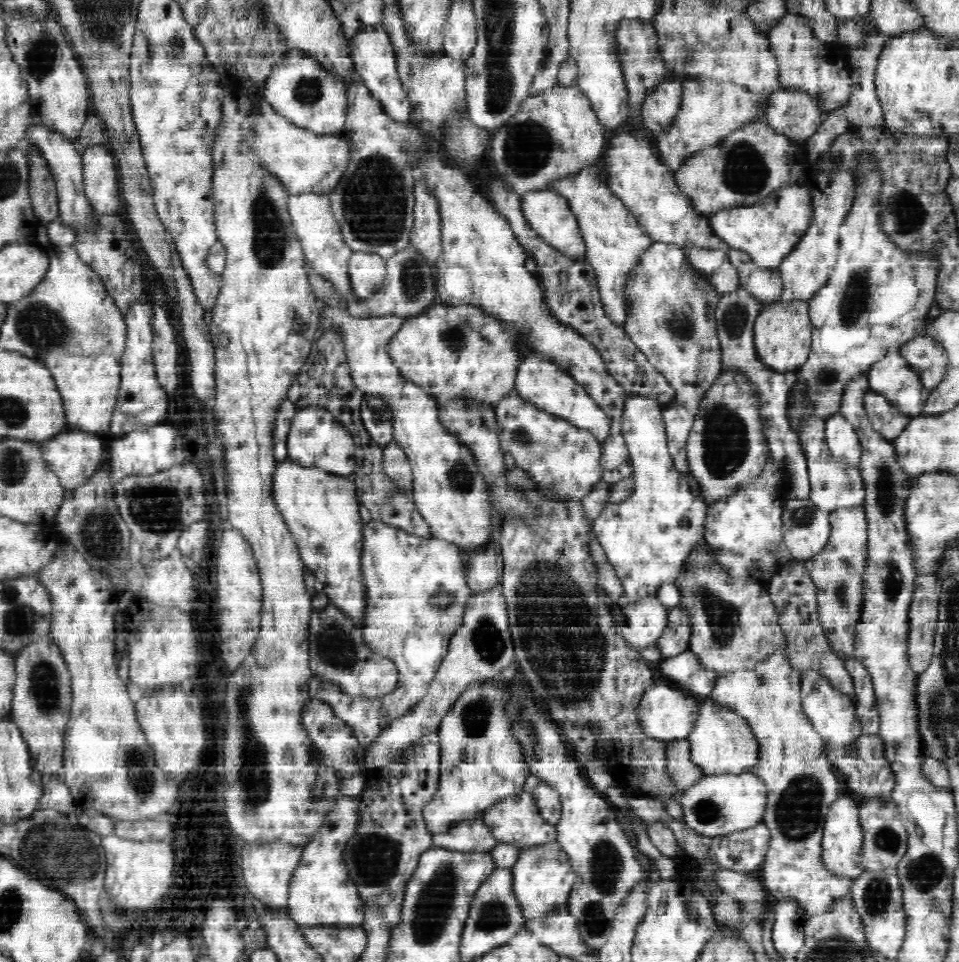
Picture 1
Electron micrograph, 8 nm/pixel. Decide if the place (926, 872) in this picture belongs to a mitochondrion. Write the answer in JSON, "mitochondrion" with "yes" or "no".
{"mitochondrion":"yes"}

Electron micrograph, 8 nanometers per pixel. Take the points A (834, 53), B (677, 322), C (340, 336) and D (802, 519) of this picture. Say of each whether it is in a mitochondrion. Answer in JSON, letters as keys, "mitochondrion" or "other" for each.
{"A":"other","B":"mitochondrion","C":"other","D":"mitochondrion"}

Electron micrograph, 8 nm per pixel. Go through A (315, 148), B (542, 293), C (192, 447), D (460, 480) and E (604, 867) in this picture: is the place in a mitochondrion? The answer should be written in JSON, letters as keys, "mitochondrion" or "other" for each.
{"A":"other","B":"other","C":"other","D":"mitochondrion","E":"mitochondrion"}

